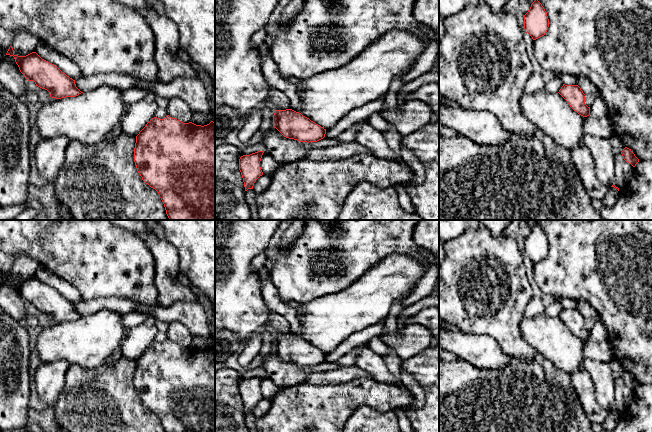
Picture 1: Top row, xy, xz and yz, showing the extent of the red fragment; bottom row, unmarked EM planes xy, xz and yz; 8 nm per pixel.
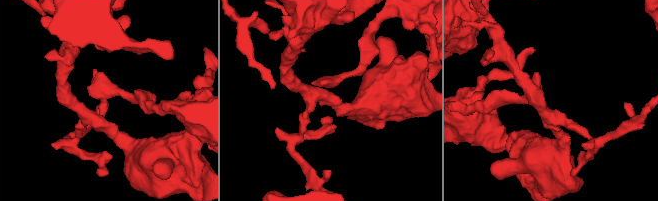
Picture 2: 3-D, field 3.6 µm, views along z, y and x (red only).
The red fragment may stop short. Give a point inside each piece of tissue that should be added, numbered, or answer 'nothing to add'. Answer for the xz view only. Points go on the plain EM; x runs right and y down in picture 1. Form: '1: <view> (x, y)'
nothing to add

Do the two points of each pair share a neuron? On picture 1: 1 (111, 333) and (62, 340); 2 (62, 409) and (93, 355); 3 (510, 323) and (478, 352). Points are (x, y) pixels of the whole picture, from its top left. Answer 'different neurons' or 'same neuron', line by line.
1: same neuron
2: different neurons
3: different neurons

